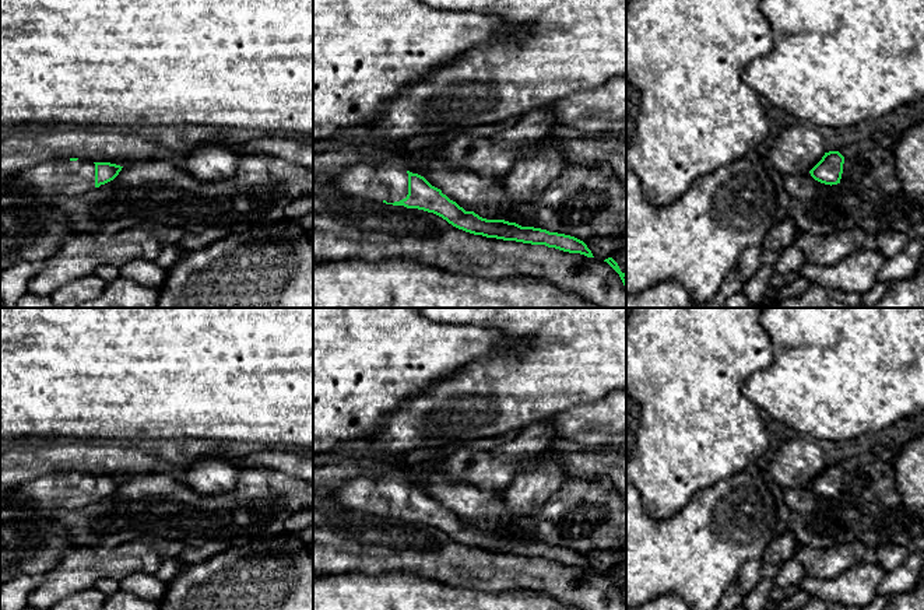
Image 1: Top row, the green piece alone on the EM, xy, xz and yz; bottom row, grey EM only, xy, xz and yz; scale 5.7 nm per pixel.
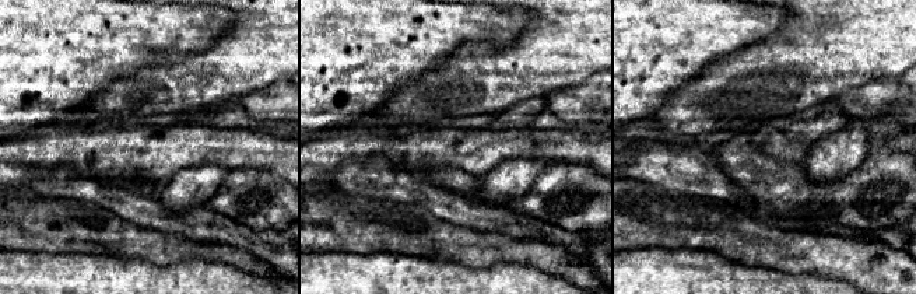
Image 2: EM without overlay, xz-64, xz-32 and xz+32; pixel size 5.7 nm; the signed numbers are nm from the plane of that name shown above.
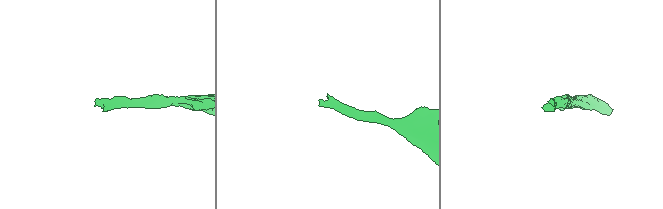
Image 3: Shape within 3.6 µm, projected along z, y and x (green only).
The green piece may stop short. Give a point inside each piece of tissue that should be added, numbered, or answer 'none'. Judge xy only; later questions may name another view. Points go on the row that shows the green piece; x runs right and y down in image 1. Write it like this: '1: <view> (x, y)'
1: xy (58, 176)

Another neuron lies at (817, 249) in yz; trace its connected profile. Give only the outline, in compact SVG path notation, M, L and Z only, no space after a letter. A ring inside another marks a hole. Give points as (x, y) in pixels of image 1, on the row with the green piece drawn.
M846 229L828 236L800 231L795 245L807 263L822 266L835 264L854 250L878 249L876 235L864 229Z

